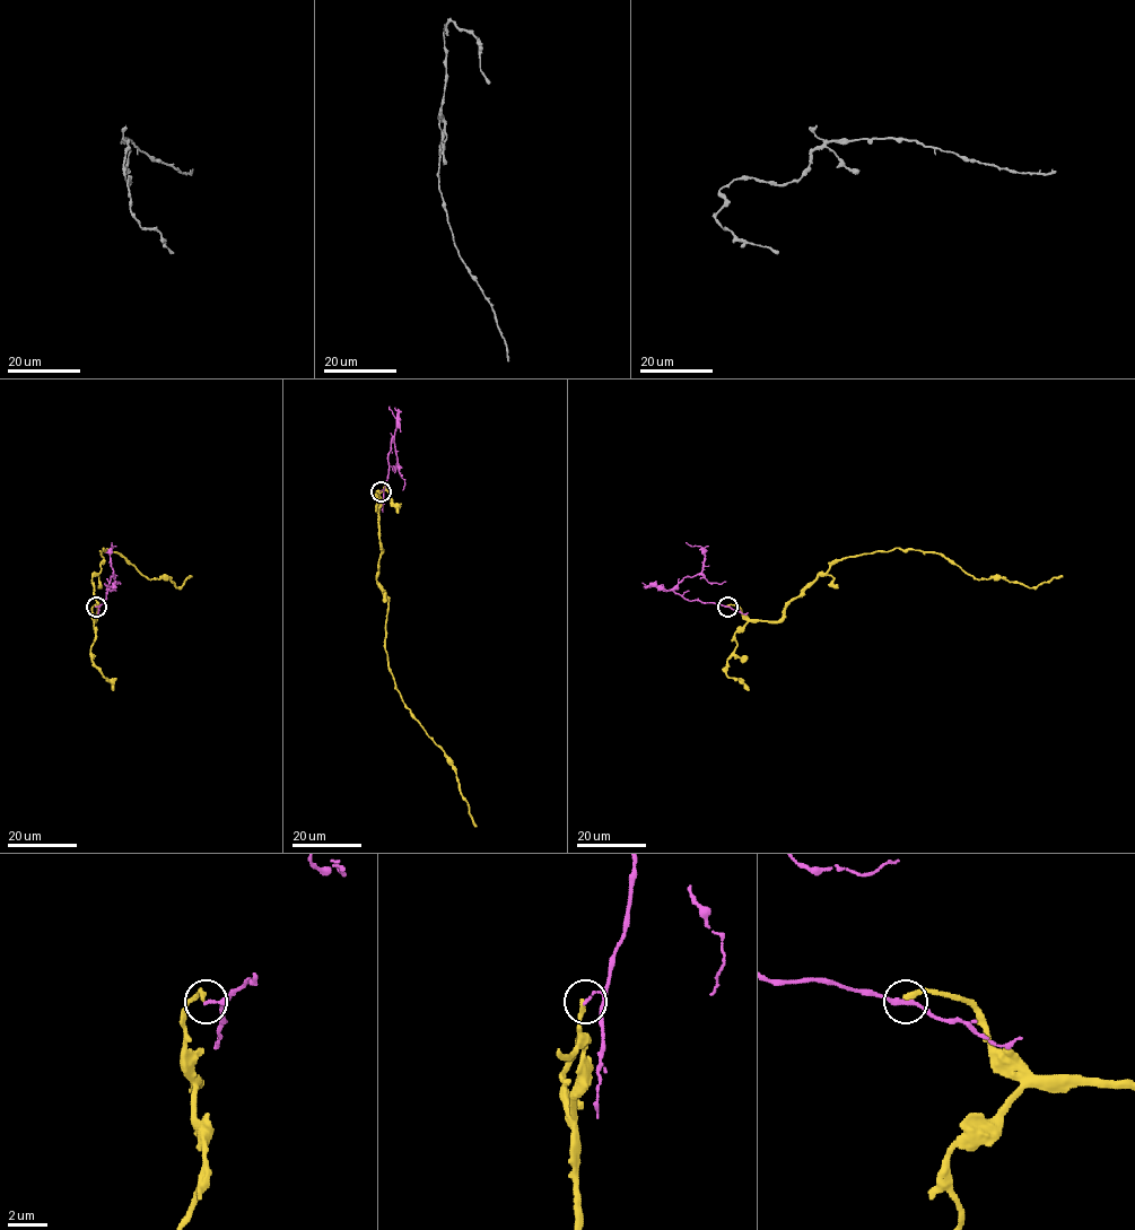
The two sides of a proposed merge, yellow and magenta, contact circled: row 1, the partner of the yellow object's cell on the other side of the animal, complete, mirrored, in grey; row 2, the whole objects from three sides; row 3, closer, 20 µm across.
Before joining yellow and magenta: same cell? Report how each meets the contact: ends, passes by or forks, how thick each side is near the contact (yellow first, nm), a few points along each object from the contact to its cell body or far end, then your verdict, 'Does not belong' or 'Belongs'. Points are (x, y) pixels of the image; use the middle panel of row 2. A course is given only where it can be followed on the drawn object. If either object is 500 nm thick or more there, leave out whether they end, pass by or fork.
At the ring yellow ends. At the ring magenta ends. Thickness 260 nm (yellow) against 140 nm. Course of yellow: (380, 491), (376, 504), (382, 554), (376, 582), (387, 599), (387, 664), (404, 705), (452, 764), (477, 826). Course of magenta: (380, 491), (387, 476), (392, 437), (398, 460), (394, 468), (395, 450). Does not belong

